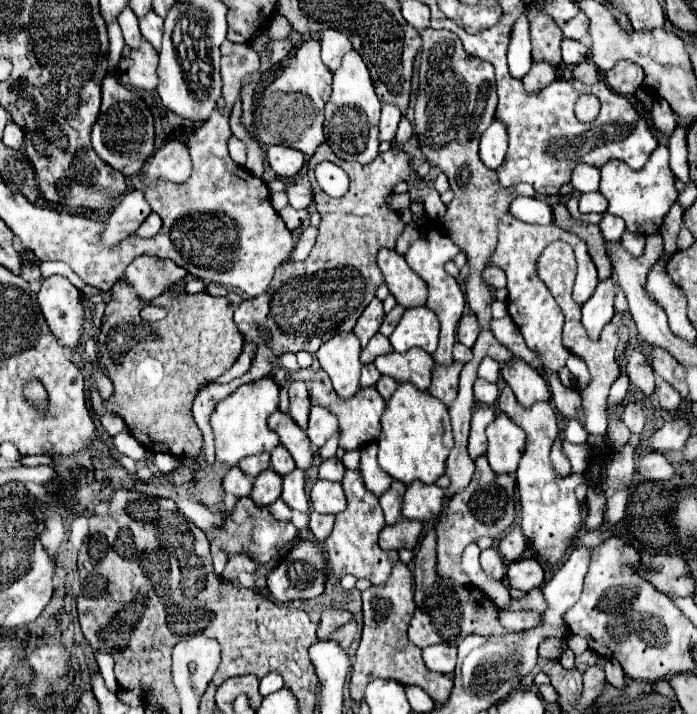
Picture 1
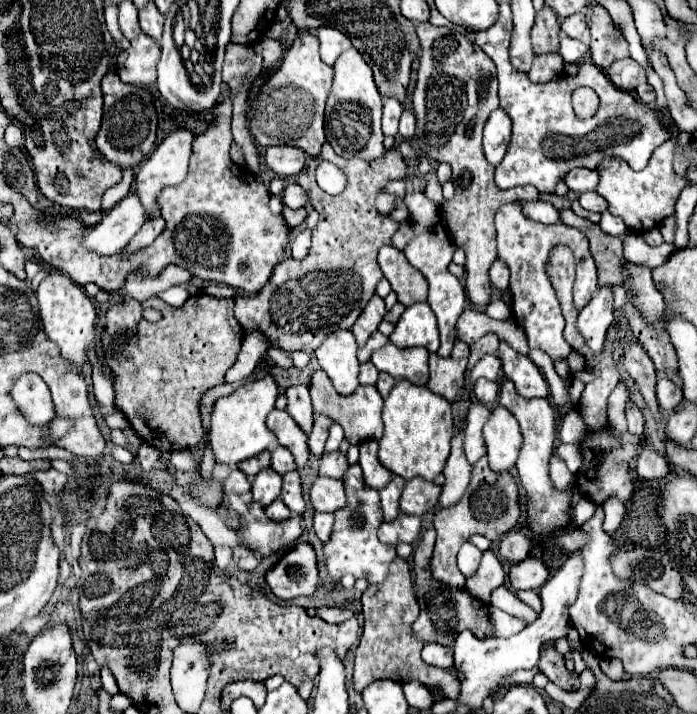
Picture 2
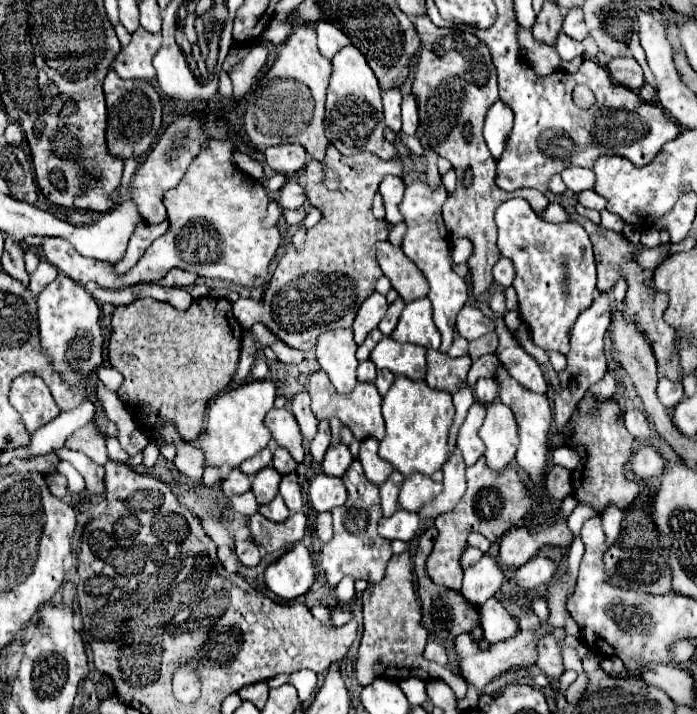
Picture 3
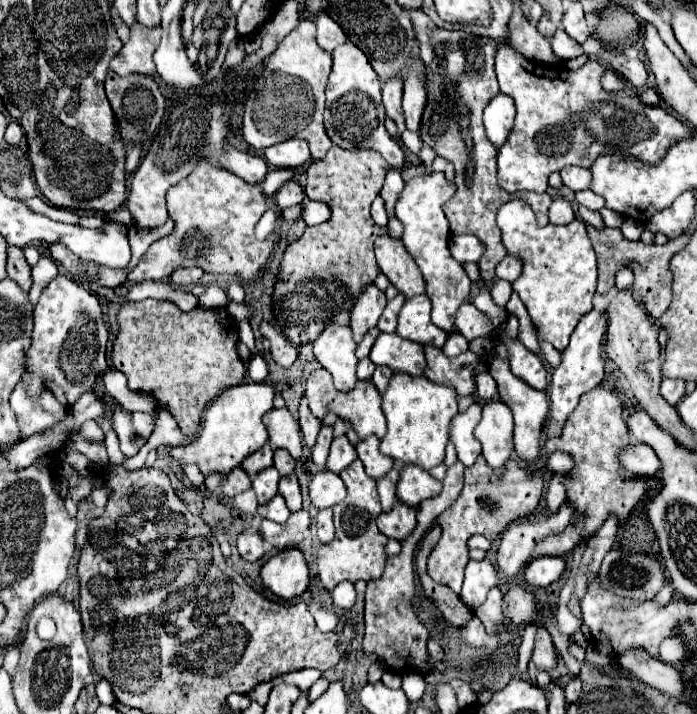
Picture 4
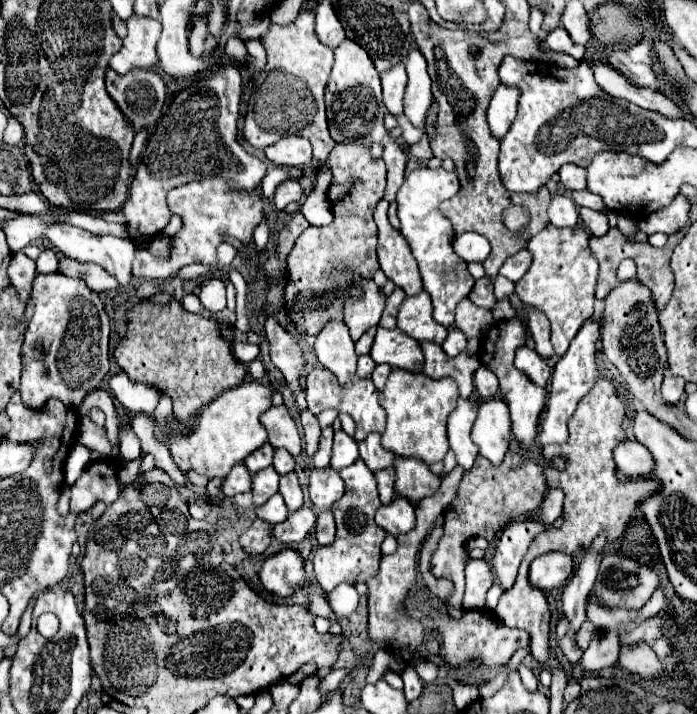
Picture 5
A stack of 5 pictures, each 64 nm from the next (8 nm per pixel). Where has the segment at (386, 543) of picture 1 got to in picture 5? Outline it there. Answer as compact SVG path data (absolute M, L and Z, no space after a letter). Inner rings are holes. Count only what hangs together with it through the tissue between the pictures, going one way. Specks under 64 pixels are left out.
M396 494L388 506L380 506L376 512L376 524L386 532L400 536L414 528L414 506L404 500L404 496Z

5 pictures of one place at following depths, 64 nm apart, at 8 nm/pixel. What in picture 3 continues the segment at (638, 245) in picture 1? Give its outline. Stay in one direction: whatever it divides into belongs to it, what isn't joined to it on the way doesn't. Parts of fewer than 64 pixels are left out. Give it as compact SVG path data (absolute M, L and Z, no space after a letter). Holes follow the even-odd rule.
M640 244L640 248L644 248L644 252L640 254L640 264L644 266L644 268L652 268L656 262L658 262L658 258L660 258L660 250L658 248L646 248L646 246L642 246Z

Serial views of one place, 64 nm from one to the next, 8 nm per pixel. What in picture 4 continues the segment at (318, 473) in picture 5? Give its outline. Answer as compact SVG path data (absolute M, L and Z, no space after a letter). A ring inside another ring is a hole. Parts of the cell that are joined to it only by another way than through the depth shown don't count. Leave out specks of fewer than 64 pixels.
M328 470L314 474L310 482L310 500L318 510L330 508L342 502L344 498L346 498L346 486L338 474Z

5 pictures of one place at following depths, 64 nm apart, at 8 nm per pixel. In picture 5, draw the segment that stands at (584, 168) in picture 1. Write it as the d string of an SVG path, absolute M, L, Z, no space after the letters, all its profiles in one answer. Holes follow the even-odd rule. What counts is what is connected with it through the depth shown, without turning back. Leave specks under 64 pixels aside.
M564 164L560 168L560 182L568 188L568 190L584 190L586 188L586 170L574 164Z

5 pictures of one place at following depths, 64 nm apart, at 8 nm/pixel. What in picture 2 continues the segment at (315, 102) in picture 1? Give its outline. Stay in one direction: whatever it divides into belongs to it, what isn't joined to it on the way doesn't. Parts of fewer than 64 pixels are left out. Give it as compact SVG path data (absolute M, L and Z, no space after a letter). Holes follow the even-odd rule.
M300 30L278 68L272 72L268 82L258 90L256 102L248 104L248 130L256 144L262 148L288 144L302 148L308 156L320 156L324 134L324 102L332 86L332 66L324 64L318 56L318 38L308 30Z

